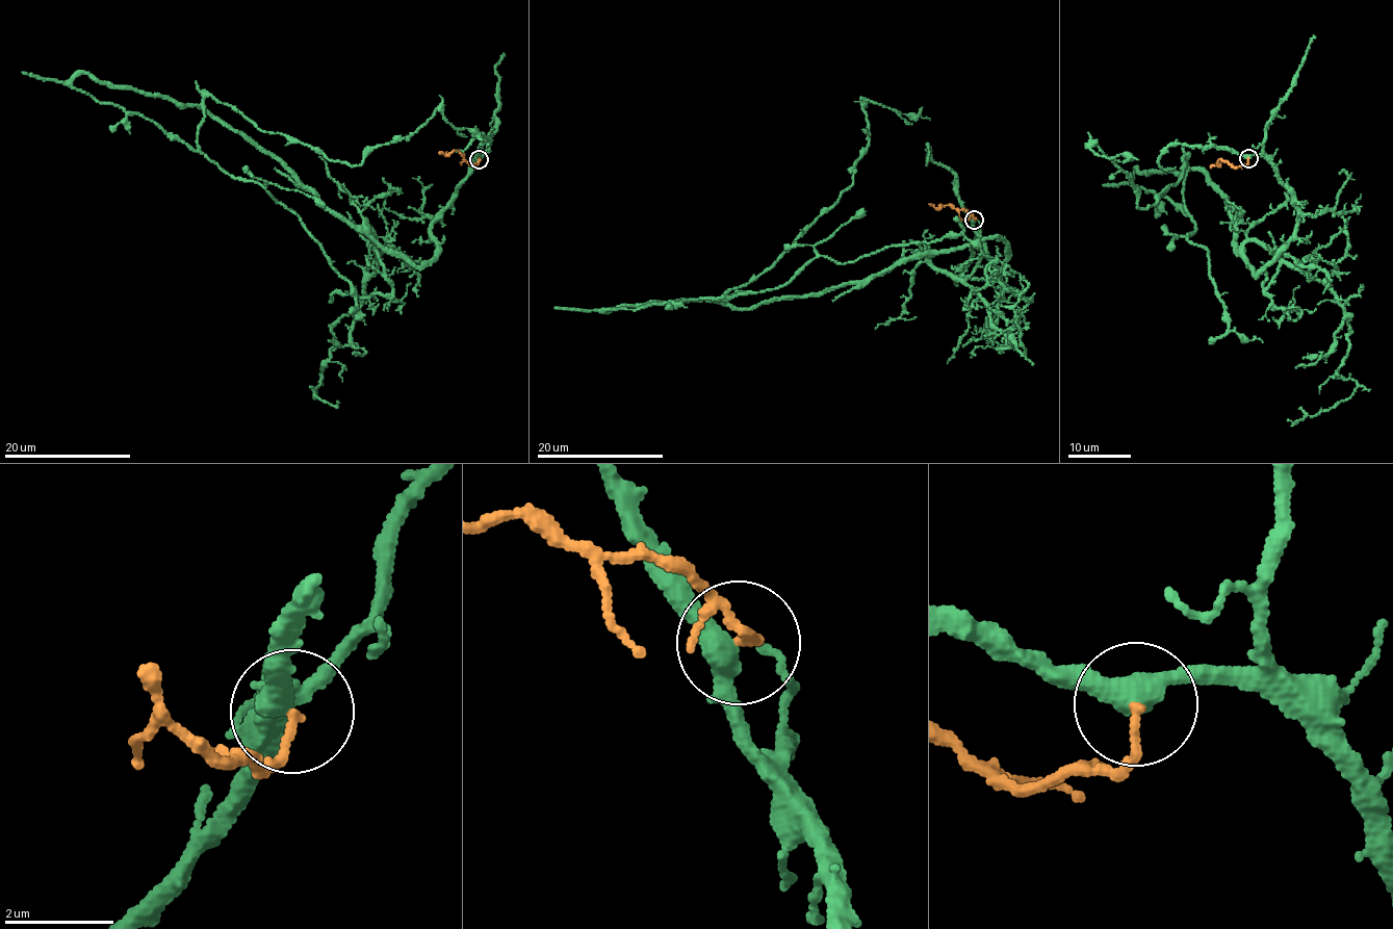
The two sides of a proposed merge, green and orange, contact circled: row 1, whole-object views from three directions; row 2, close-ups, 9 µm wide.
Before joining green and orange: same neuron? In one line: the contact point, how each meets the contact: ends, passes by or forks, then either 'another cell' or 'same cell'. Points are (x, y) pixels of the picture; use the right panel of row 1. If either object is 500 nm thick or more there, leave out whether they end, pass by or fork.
place (1248, 158); green passes by; orange ends; same cell

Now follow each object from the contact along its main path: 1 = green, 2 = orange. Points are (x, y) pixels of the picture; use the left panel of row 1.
1: (480, 158), (411, 265), (197, 106), (71, 82), (196, 150), (209, 95), (352, 166), (436, 107), (485, 140)
2: (480, 158), (475, 165), (464, 161), (457, 150), (446, 154), (438, 153)

